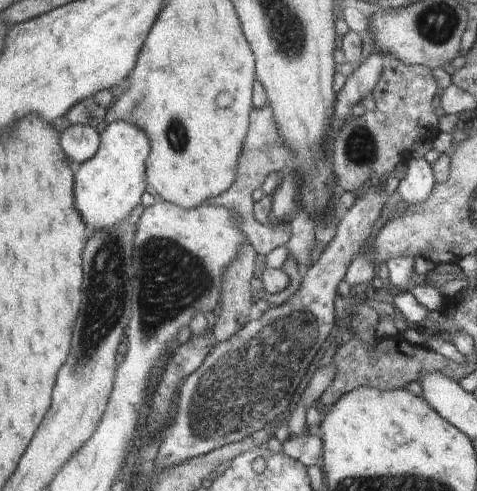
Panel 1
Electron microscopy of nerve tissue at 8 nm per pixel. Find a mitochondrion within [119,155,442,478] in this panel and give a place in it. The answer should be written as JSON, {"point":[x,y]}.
{"point":[244,387]}

